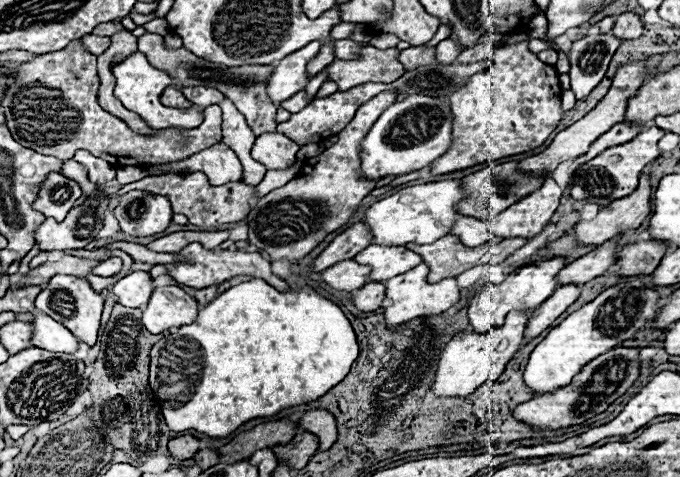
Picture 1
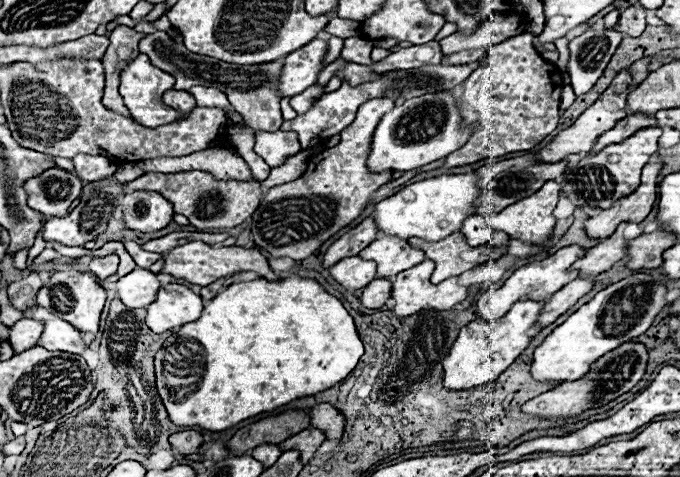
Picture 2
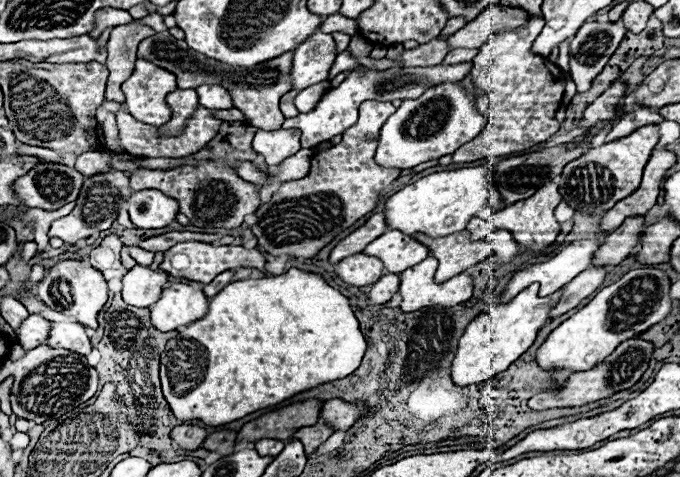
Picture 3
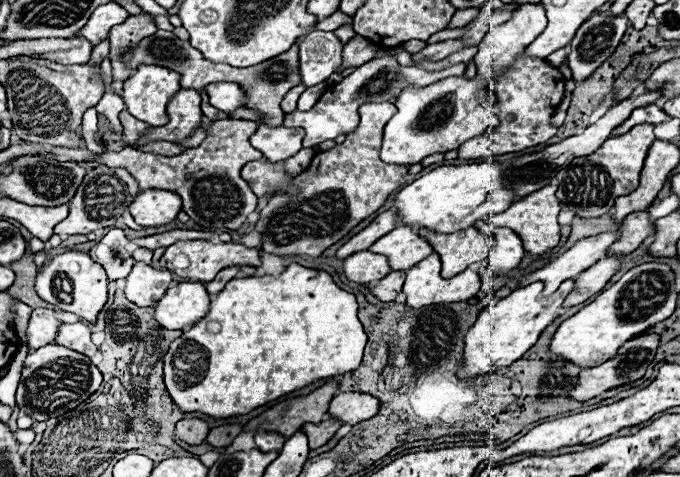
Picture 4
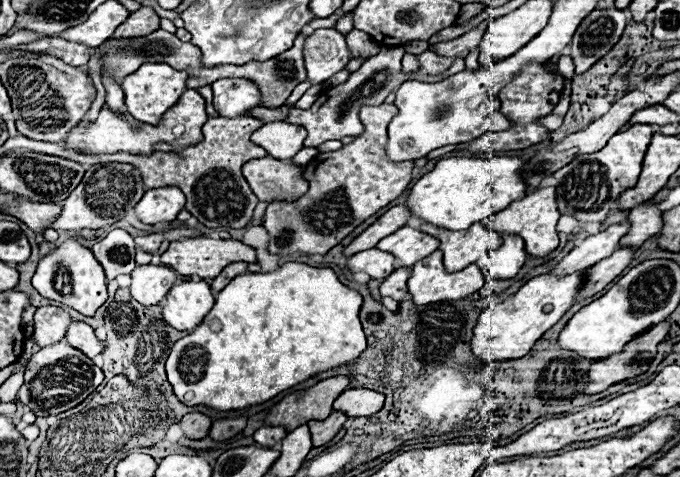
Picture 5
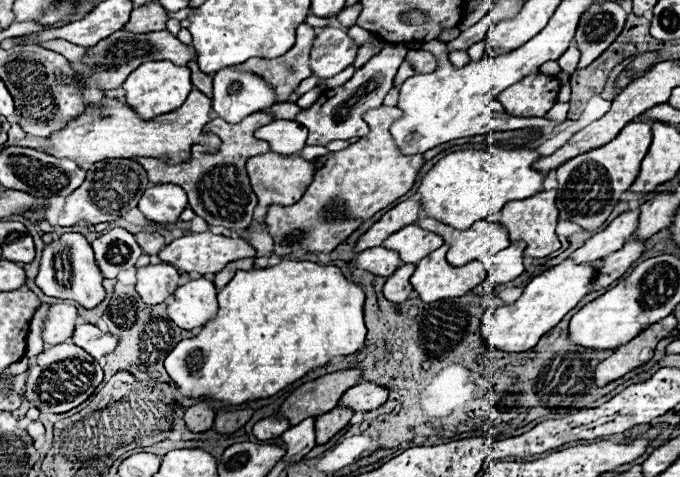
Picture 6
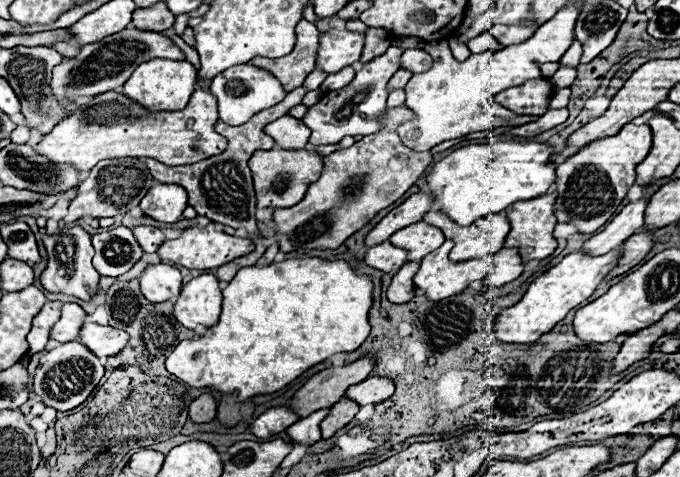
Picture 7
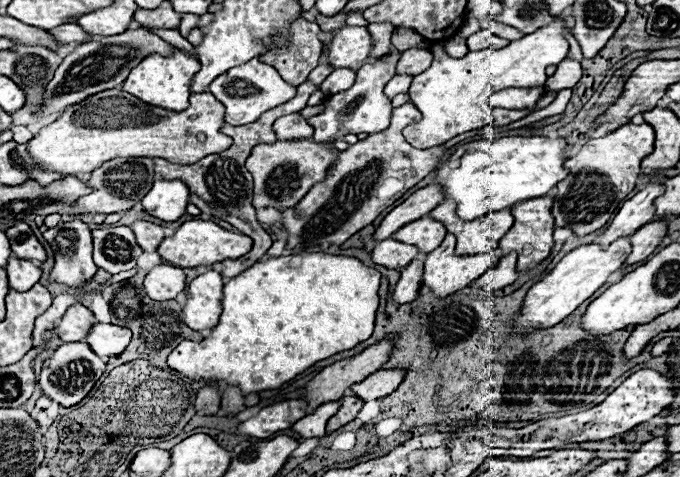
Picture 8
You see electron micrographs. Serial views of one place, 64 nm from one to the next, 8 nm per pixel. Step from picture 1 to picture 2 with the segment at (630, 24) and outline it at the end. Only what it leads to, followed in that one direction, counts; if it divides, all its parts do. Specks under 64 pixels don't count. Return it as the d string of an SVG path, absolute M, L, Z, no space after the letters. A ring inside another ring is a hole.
M630 6L630 8L622 10L620 22L618 22L620 32L624 32L628 36L640 36L640 32L644 32L644 28L646 28L646 12L648 10L642 6Z

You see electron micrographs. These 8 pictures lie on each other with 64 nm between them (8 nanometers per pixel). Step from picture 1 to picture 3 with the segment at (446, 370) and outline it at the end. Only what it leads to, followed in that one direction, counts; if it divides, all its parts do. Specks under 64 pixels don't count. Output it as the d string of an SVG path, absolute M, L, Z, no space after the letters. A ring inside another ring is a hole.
M532 284L524 288L520 294L516 294L510 302L498 304L488 312L482 312L478 318L474 318L460 342L458 342L458 352L456 358L452 360L452 380L458 386L468 386L468 384L480 384L494 374L506 370L514 360L518 360L536 340L538 330L550 320L550 310L558 304L560 296L564 294L564 288L554 292L552 296L540 298L538 296L540 284Z

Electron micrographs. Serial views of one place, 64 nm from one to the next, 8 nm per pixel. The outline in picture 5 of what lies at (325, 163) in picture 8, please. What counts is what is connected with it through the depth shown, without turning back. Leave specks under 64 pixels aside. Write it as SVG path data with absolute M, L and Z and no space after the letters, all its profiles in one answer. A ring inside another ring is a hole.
M272 156L248 160L244 164L244 178L260 202L294 202L308 190L304 166Z

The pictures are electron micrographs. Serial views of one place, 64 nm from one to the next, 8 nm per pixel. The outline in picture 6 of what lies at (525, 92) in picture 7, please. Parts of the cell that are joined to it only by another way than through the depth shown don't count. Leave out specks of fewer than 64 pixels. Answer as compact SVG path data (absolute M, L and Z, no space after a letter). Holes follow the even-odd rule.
M532 74L500 92L500 102L510 116L544 116L556 102L560 82L554 76Z

